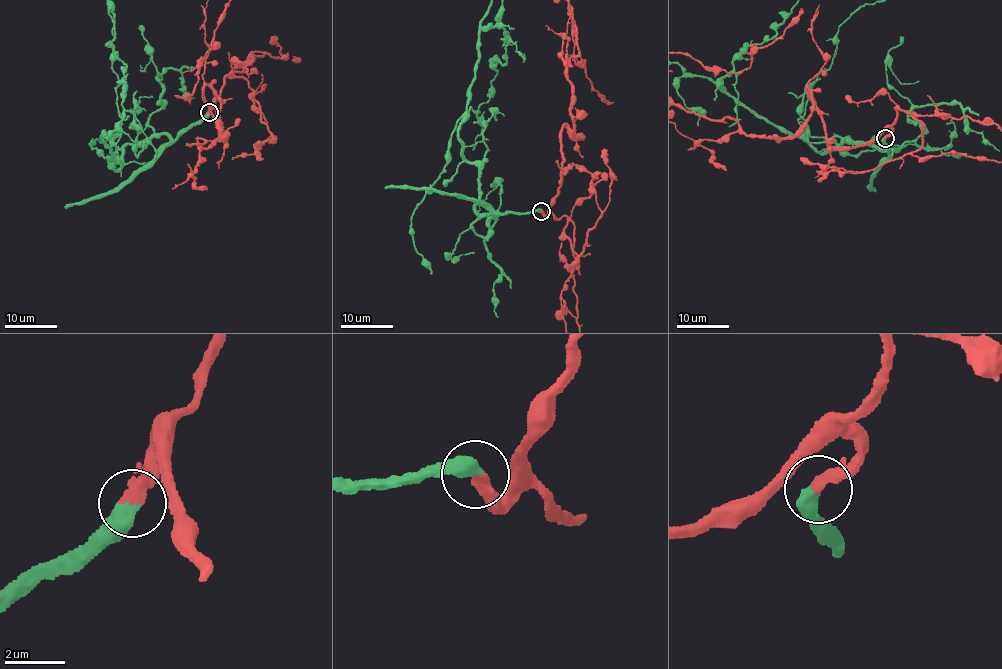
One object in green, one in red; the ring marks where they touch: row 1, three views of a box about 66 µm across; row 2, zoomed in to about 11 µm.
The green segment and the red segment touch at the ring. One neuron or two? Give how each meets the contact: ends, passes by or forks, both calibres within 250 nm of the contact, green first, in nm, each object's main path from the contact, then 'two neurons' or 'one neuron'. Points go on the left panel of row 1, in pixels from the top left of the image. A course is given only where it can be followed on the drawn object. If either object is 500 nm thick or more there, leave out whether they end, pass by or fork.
550/440 nm | green via (209, 112), (173, 140), (127, 144), (114, 170), (103, 139), (121, 121), (126, 68), (108, 0) | one neuron

